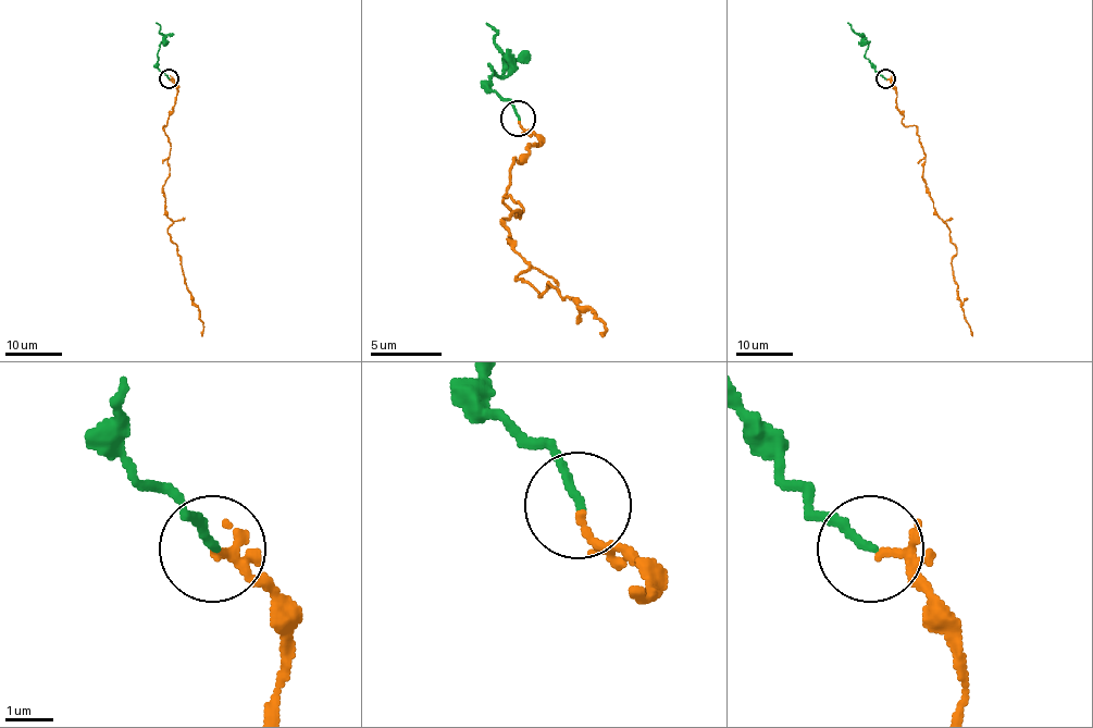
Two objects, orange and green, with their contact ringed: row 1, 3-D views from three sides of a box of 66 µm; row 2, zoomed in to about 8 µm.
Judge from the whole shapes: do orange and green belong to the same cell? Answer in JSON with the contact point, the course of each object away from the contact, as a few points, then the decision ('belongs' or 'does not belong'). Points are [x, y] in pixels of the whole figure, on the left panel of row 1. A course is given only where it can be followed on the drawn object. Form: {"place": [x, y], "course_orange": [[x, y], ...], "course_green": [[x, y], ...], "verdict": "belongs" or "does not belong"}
{"place": [169, 78], "course_orange": [[168, 79], [176, 95], [164, 127], [171, 147], [165, 216], [202, 336]], "course_green": [[168, 78], [158, 68], [157, 56], [162, 35], [156, 22]], "verdict": "belongs"}

